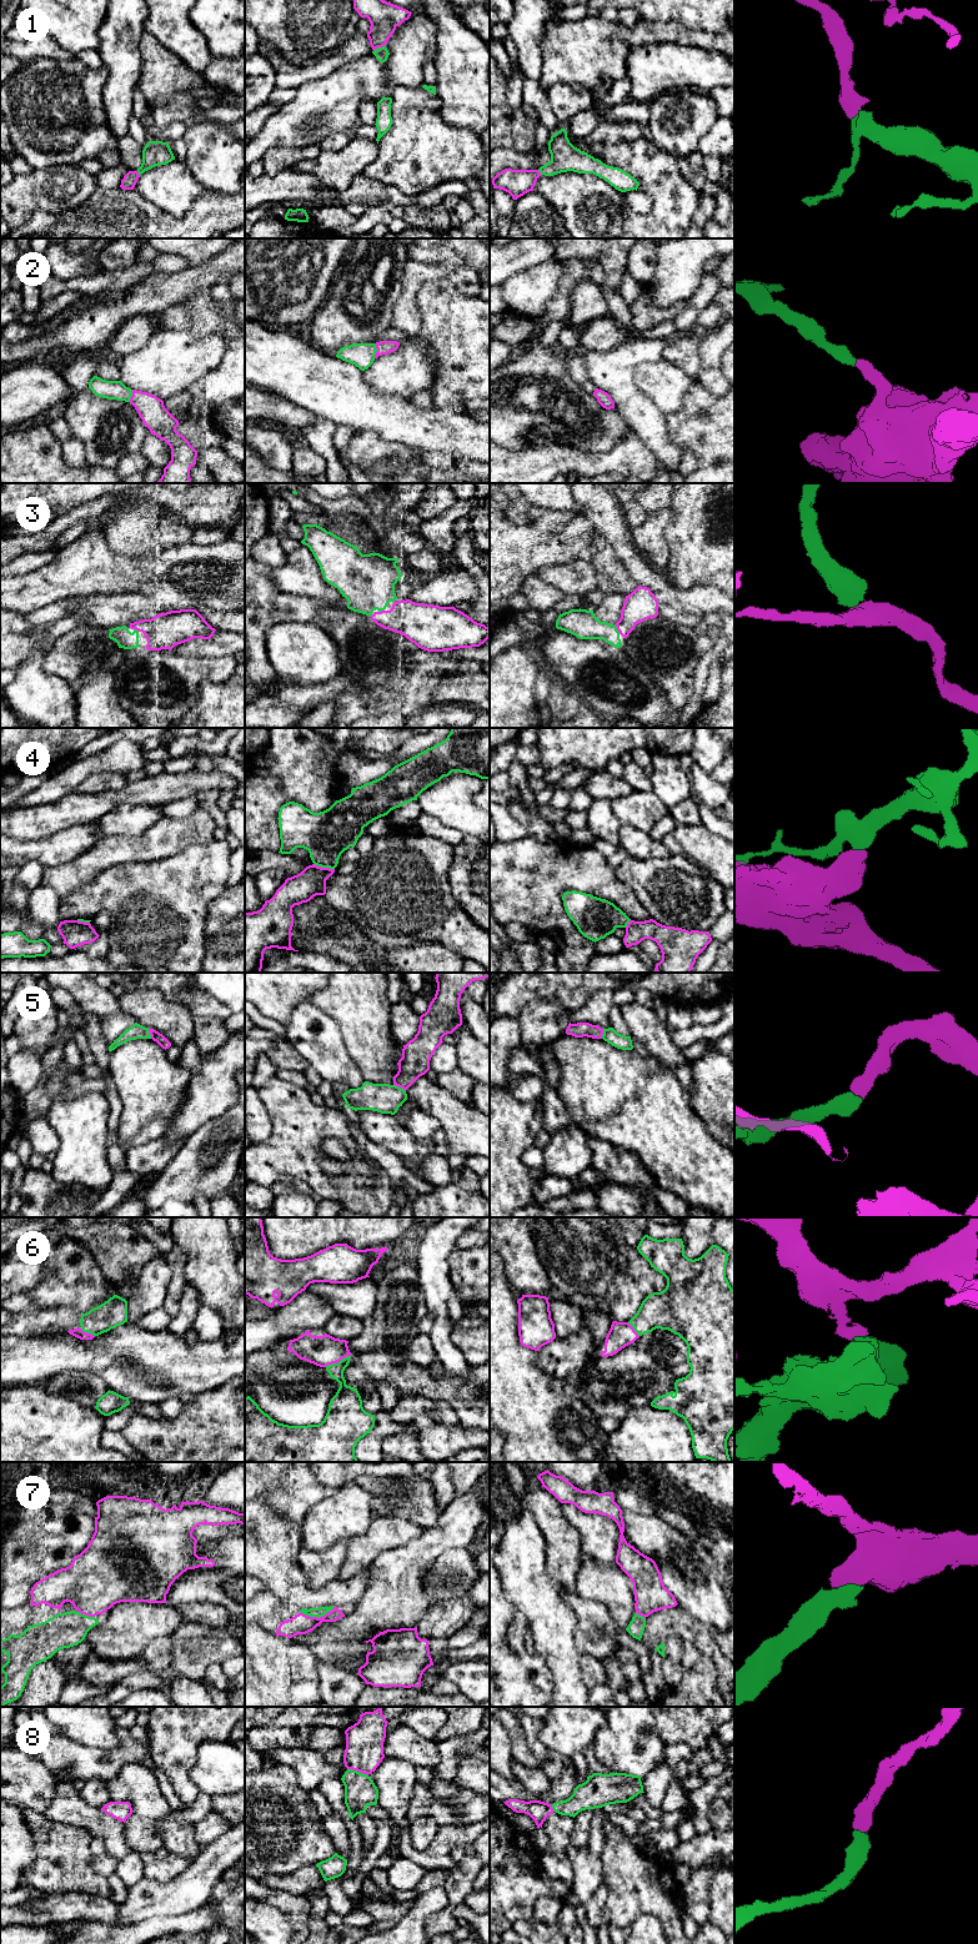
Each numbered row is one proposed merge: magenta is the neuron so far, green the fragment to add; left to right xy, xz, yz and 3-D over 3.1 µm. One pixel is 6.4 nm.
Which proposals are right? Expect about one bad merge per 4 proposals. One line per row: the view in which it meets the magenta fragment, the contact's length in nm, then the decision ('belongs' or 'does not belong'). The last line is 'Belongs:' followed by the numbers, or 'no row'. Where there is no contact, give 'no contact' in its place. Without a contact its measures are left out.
1: xz | 90 nm | belongs
2: xz | 100 nm | belongs
3: yz | 70 nm | belongs
4: xz | 140 nm | does not belong
5: xz | 90 nm | belongs
6: xz | 180 nm | belongs
7: xz | 220 nm | belongs
8: xz | 140 nm | belongs
Belongs: 1, 2, 3, 5, 6, 7, 8

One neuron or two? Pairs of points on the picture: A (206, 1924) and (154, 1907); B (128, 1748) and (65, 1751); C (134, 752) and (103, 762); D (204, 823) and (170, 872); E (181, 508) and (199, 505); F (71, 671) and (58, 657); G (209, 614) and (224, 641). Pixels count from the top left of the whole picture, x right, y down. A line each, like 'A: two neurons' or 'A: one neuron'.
A: two neurons
B: one neuron
C: one neuron
D: two neurons
E: one neuron
F: one neuron
G: two neurons

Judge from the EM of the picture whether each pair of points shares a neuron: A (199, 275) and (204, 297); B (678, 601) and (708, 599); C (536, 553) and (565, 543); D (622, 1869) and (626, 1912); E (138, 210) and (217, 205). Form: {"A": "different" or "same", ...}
{"A": "different", "B": "same", "C": "same", "D": "same", "E": "same"}

